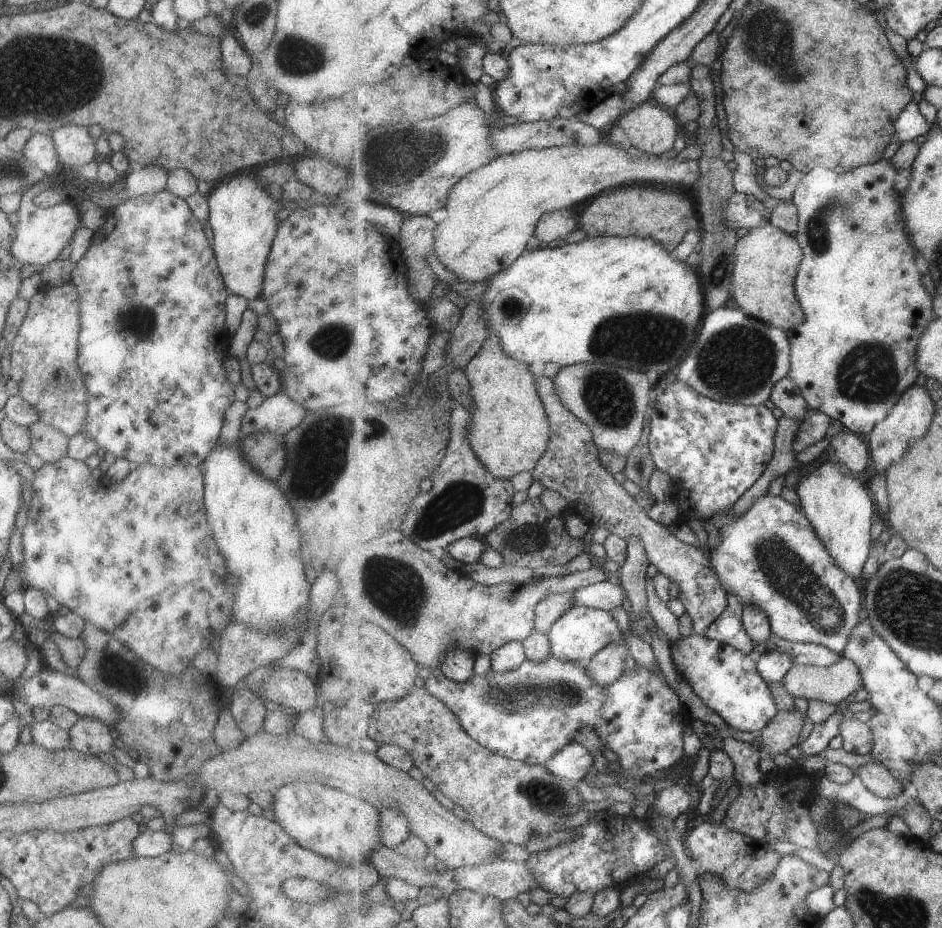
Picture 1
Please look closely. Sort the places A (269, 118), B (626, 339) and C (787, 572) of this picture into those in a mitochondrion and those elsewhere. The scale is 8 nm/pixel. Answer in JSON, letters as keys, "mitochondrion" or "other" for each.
{"A":"other","B":"mitochondrion","C":"mitochondrion"}

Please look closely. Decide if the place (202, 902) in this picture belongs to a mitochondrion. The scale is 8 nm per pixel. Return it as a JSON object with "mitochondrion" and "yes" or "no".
{"mitochondrion":"no"}

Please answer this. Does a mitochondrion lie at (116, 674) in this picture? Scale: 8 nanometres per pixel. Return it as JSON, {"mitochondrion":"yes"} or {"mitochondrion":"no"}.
{"mitochondrion":"yes"}

